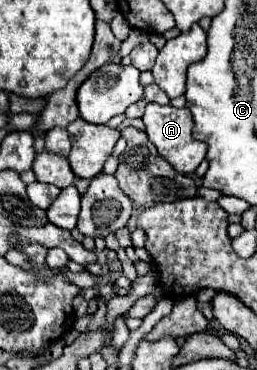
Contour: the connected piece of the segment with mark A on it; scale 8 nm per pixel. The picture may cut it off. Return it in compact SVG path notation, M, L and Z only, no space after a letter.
M148 103L146 105L146 111L144 111L144 117L142 117L144 125L146 125L146 135L148 139L156 145L158 153L180 173L188 175L188 173L194 173L196 167L202 163L202 159L206 157L206 151L208 151L208 145L204 141L196 141L192 137L192 115L190 115L190 109L182 107L182 109L176 109L172 105L158 105L158 103Z

